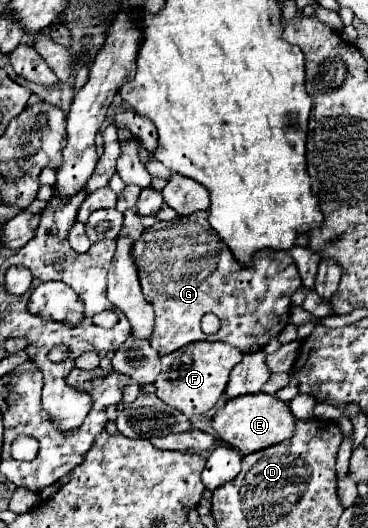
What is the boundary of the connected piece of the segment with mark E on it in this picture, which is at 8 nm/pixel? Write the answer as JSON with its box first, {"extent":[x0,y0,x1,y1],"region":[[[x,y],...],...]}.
{"extent":[212,393,296,455],"region":[[[254,393],[234,397],[234,401],[226,401],[212,417],[212,427],[224,443],[246,455],[290,439],[294,433],[294,421],[296,419],[284,401],[268,393]]]}

